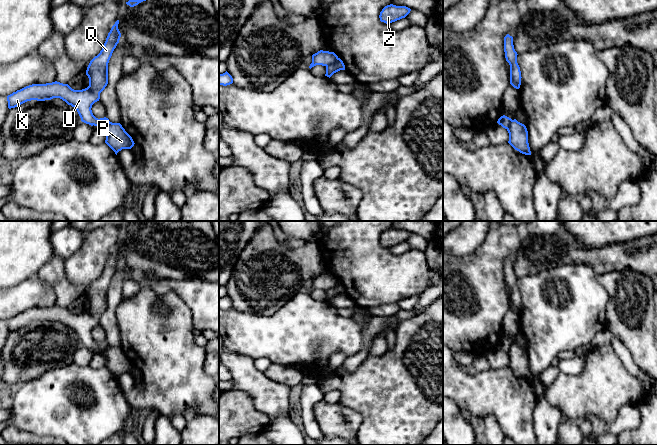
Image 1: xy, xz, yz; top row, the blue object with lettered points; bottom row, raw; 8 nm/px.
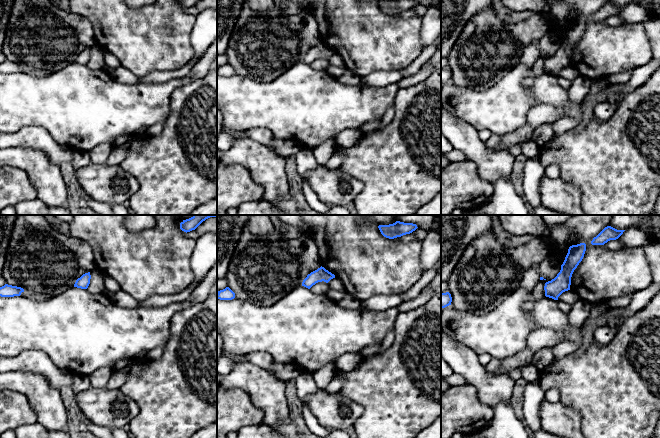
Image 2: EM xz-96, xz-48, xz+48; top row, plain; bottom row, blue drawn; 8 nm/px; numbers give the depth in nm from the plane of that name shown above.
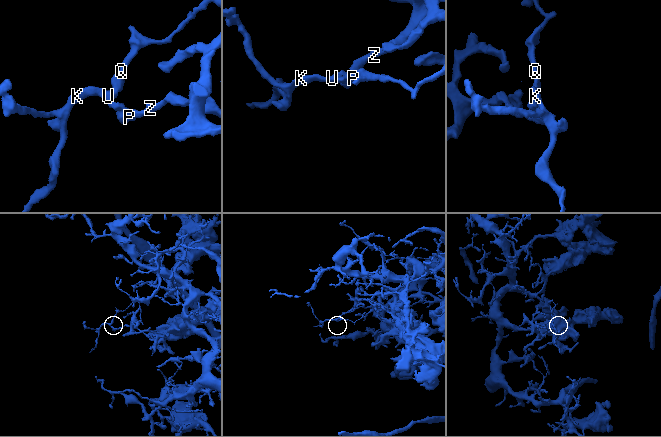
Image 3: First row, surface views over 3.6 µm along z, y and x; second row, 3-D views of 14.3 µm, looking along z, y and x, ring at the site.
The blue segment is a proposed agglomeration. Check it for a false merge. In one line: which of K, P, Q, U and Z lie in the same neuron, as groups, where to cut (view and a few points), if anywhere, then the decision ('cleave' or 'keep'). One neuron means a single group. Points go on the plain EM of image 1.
groups K Q U / P Z; cut xz (337, 281), (326, 291); cleave

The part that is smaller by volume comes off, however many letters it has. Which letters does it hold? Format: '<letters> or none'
K, Q, U

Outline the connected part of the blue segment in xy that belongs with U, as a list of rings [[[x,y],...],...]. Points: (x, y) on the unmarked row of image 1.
[[[119,244],[112,250],[100,277],[89,287],[86,299],[89,310],[82,314],[74,314],[68,308],[52,306],[46,308],[32,308],[7,320],[8,332],[15,332],[27,325],[45,325],[60,322],[74,331],[81,345],[98,353],[109,345],[108,342],[96,342],[92,337],[92,329],[99,325],[100,317],[108,308],[108,287],[114,273],[119,267],[121,257],[118,253]]]

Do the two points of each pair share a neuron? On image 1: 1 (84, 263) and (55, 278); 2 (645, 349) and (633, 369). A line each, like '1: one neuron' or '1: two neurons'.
1: two neurons
2: two neurons

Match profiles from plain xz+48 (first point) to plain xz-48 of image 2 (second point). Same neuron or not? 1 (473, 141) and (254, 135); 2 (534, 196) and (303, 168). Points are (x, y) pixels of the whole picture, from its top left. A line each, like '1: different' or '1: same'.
1: different
2: same

